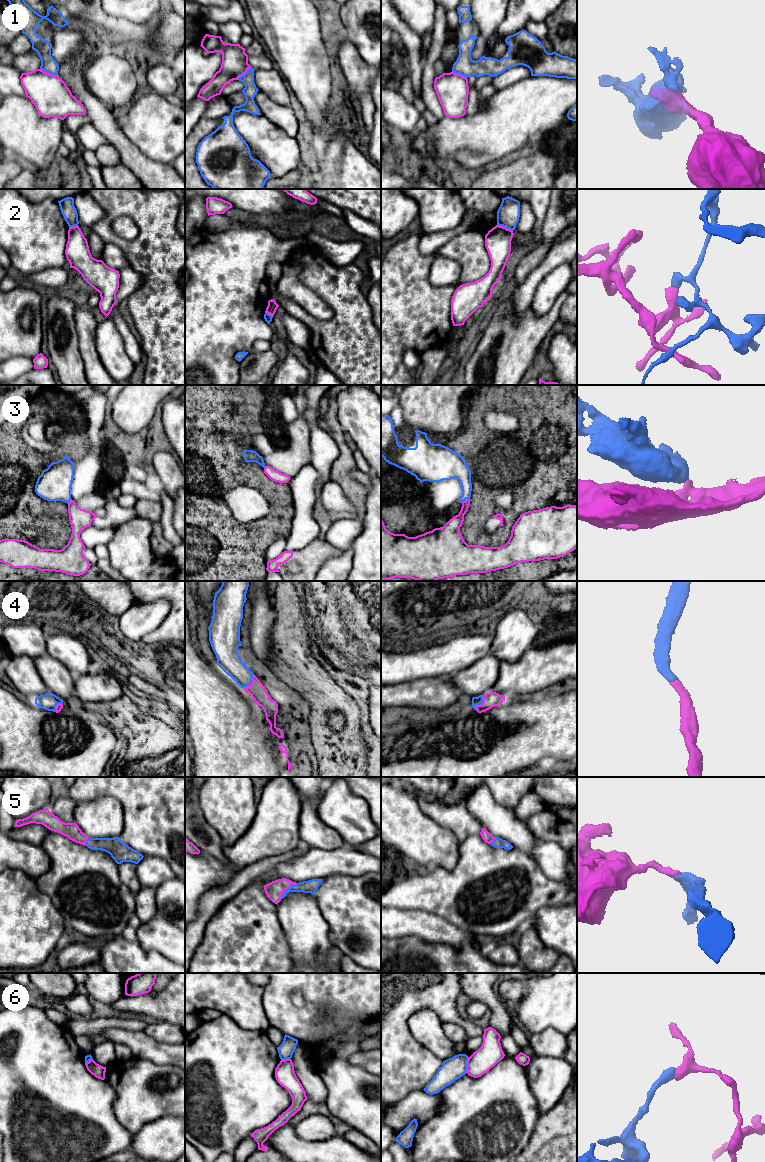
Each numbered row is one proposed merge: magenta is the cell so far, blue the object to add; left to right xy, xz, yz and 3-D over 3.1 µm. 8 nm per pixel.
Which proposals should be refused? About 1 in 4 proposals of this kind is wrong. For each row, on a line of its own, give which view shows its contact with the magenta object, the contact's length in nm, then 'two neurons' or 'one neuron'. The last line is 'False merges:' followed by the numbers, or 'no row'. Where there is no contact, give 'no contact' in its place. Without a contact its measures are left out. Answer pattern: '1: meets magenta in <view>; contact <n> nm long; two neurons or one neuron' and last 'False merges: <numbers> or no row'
1: meets magenta in xy; contact 160 nm long; two neurons
2: meets magenta in yz; contact 140 nm long; two neurons
3: meets magenta in yz; contact 80 nm long; two neurons
4: meets magenta in yz; contact 140 nm long; one neuron
5: meets magenta in xz; contact 190 nm long; one neuron
6: meets magenta in yz; contact 130 nm long; two neurons
False merges: 1, 2, 3, 6

